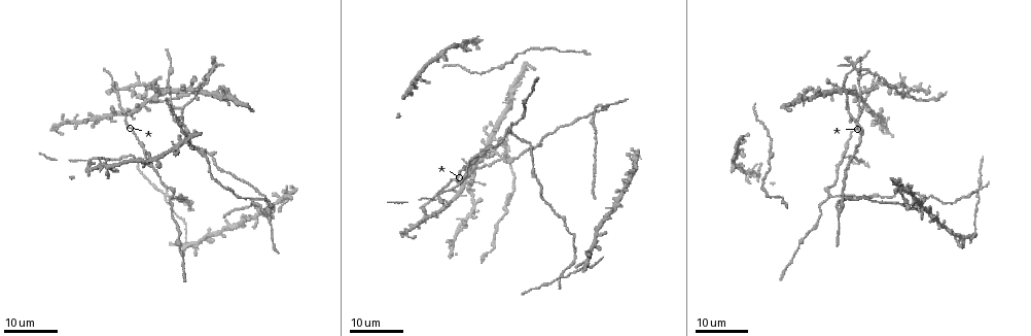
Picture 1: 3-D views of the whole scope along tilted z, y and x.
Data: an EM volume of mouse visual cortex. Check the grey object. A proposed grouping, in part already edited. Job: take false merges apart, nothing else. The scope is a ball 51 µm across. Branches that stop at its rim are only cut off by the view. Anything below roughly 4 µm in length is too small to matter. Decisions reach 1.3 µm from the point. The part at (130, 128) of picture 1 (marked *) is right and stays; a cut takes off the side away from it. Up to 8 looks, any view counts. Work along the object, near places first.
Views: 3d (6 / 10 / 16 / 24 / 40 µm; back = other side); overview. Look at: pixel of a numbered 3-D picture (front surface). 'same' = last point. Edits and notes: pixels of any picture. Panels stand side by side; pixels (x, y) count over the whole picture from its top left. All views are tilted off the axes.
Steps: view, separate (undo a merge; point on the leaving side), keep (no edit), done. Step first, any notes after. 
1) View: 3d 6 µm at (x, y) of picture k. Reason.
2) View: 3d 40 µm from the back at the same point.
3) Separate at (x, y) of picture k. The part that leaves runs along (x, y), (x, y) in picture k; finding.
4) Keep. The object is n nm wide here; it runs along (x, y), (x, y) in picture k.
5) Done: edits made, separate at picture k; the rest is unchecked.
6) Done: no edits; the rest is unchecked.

View: 3d 16 µm at (87, 161) of picture 1. Calibre changes.

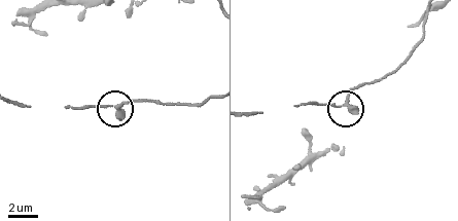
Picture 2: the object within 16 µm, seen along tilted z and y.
View: 3d 6 µm at (112, 107) of picture 2.

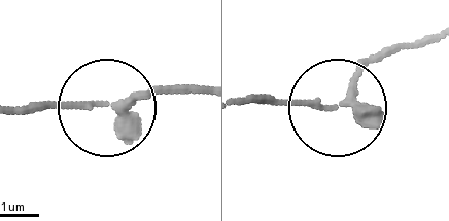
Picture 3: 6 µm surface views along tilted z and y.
Keep. The object is 160 nm wide here; it runs along (202, 95), (15, 104) in picture 3; continuous, no second neuron.

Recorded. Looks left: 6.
View: 3d 16 µm at (152, 168) of picture 1. A fork.

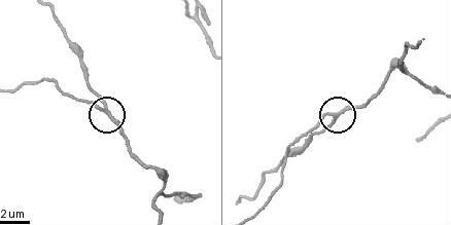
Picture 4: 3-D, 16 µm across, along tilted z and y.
View: 3d 6 µm at (105, 110) of picture 4. Zoom in.

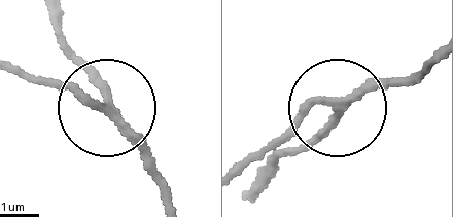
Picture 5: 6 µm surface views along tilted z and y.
Keep. It runs along (250, 188), (338, 112), (311, 112), (246, 168) in picture 5; continuous, no second neuron.

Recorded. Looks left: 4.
View: 3d 16 µm at (171, 197) of picture 1. Three-way junction.

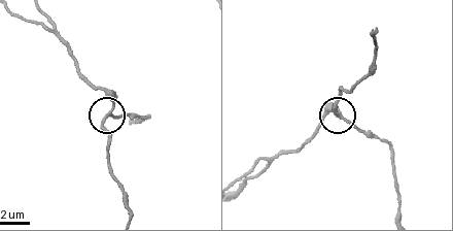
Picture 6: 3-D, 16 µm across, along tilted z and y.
View: 3d 10 µm at (340, 117) of picture 6.

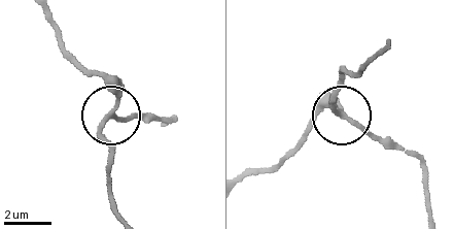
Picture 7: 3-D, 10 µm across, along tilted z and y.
Keep. It runs along (48, 20), (64, 50), (116, 95), (101, 130), (111, 157) in picture 7; all the same neuron.

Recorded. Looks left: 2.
View: 3d 16 µm at (124, 110) of picture 1. A fork.

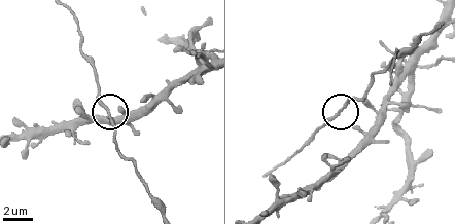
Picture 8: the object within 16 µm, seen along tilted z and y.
View: 3d 6 µm at (107, 109) of picture 8. Zoom in.

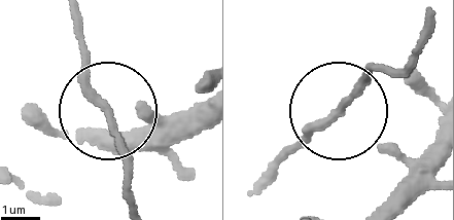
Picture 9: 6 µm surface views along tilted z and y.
Keep. The side arm is 10 µm long; it runs along (134, 205), (121, 136), (93, 87), (82, 24) in picture 9; all the same neuron.

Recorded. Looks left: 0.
Done: no edits; the rest is unchecked.

